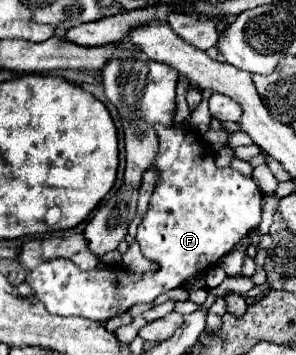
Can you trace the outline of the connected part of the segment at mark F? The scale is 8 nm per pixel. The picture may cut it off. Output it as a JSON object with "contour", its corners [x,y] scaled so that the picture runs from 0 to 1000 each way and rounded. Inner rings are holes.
{"contour":[[[520,355],[534,377],[534,434],[520,451],[520,473],[534,479],[534,513],[520,530],[520,546],[507,558],[507,586],[493,608],[480,614],[466,637],[466,687],[480,715],[527,738],[527,761],[500,772],[453,772],[412,749],[392,755],[318,755],[304,766],[284,766],[257,755],[236,732],[189,727],[128,744],[95,777],[88,794],[115,811],[122,839],[149,851],[162,879],[196,885],[196,890],[284,890],[324,907],[372,901],[392,885],[432,879],[453,856],[500,856],[527,834],[608,811],[628,789],[682,772],[696,755],[723,749],[743,738],[757,715],[770,715],[791,687],[824,670],[851,642],[878,631],[878,569],[885,569],[885,541],[865,524],[865,513],[838,496],[818,496],[791,473],[736,473],[723,456],[709,411],[682,394],[682,383],[662,366],[622,366],[622,361],[588,361],[588,355]]]}

